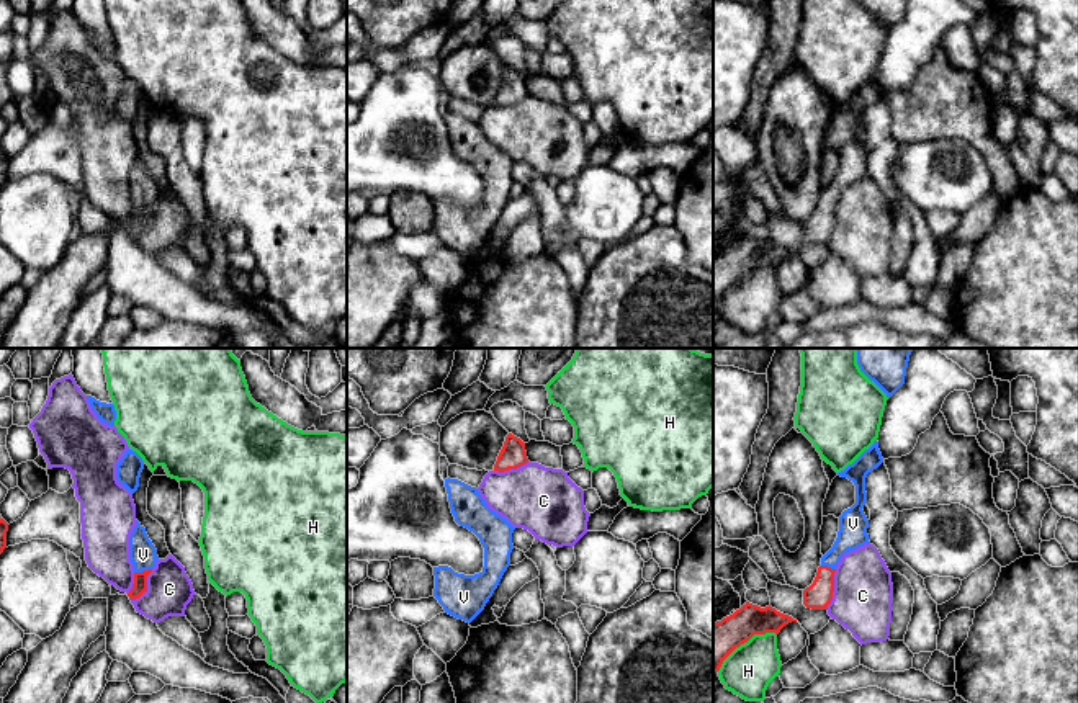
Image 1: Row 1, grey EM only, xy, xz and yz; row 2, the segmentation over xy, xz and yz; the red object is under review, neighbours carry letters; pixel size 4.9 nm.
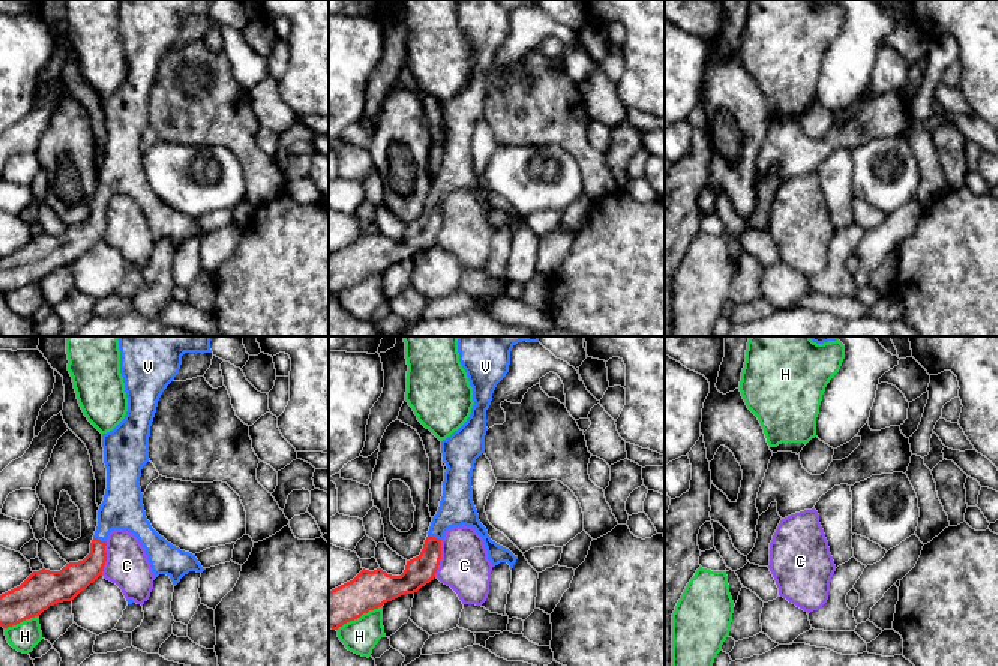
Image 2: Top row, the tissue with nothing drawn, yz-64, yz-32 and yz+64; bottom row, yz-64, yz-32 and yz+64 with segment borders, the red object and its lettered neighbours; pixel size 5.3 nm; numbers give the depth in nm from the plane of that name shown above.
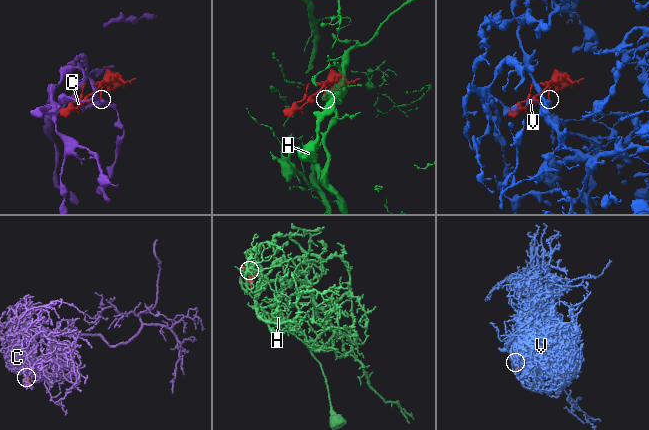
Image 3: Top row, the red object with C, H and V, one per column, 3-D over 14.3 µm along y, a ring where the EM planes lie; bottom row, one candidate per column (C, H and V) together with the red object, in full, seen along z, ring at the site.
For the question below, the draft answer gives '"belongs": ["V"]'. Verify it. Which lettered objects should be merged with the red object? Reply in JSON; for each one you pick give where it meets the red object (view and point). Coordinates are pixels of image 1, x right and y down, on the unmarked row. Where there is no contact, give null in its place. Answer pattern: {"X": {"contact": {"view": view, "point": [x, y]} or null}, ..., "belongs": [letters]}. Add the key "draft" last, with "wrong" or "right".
{"V": {"contact": {"view": "xy", "point": [143, 205]}}, "belongs": ["V"], "draft": "right"}

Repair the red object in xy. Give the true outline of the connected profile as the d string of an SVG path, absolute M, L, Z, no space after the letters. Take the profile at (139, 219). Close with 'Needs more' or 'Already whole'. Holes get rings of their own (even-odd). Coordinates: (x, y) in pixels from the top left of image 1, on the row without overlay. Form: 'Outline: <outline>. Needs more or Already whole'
Outline: M137 154L129 170L129 193L134 203L134 217L128 231L129 234L136 234L147 226L147 209L152 206L159 193L155 180Z. Needs more

